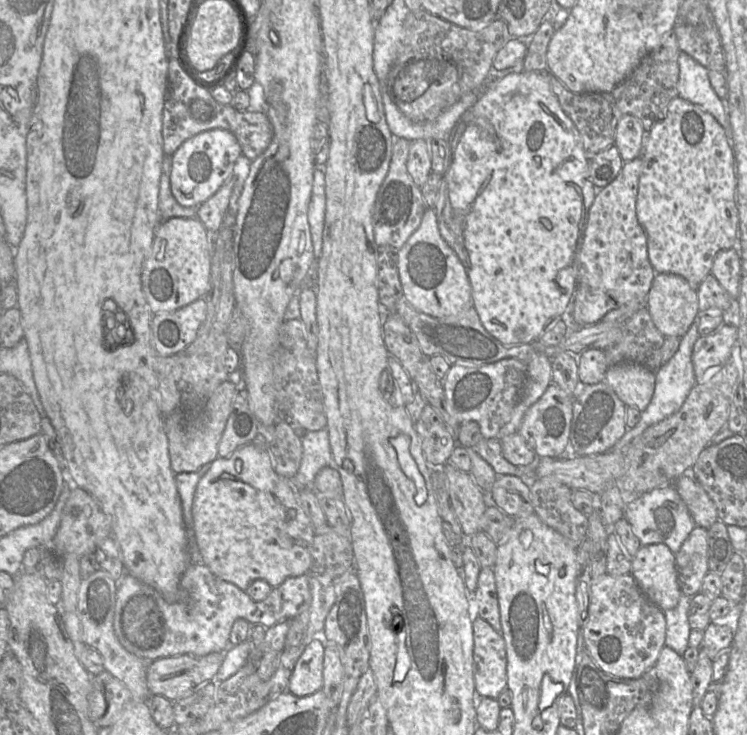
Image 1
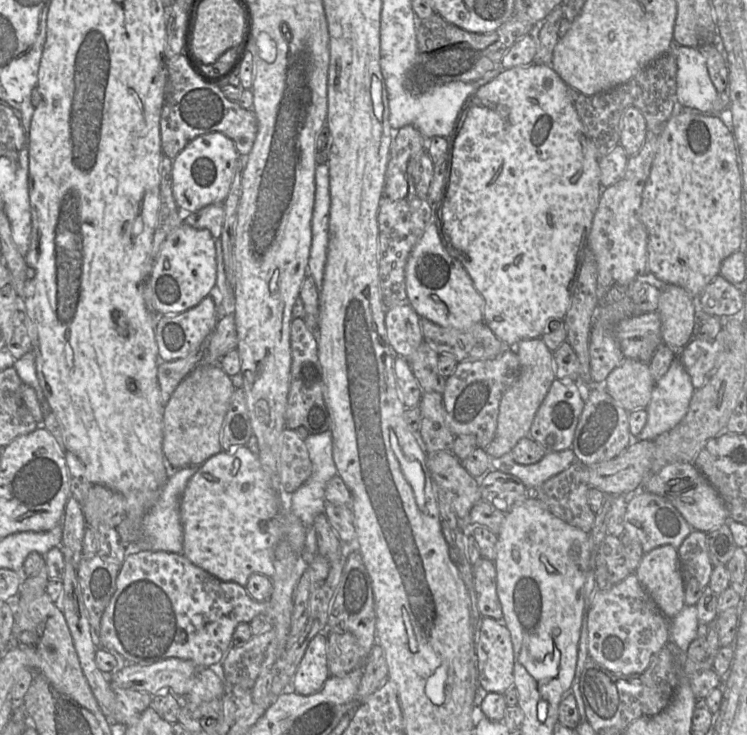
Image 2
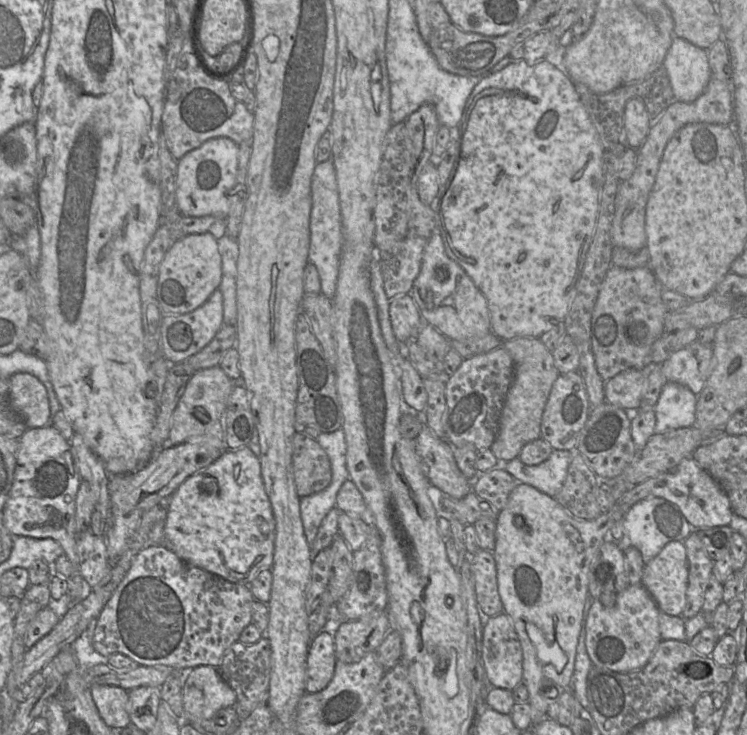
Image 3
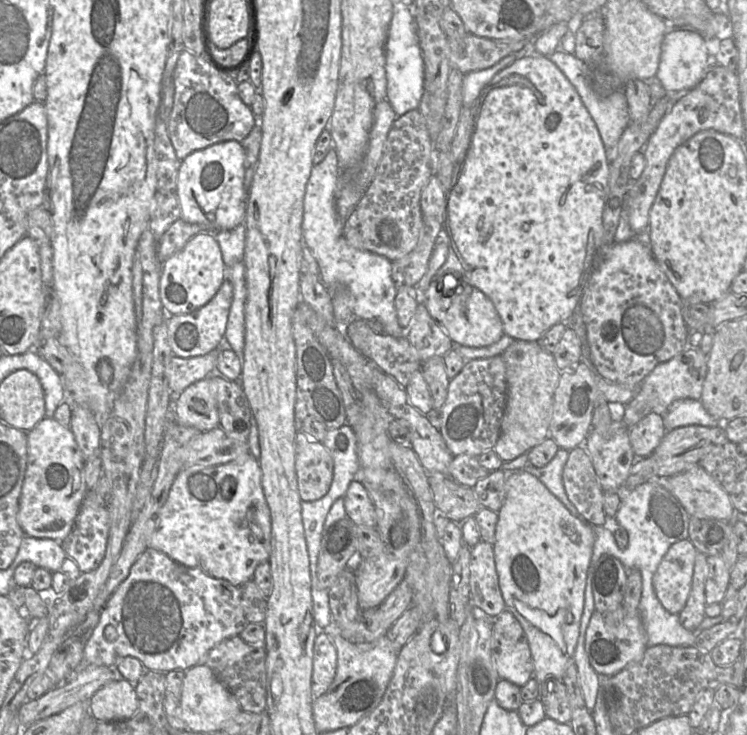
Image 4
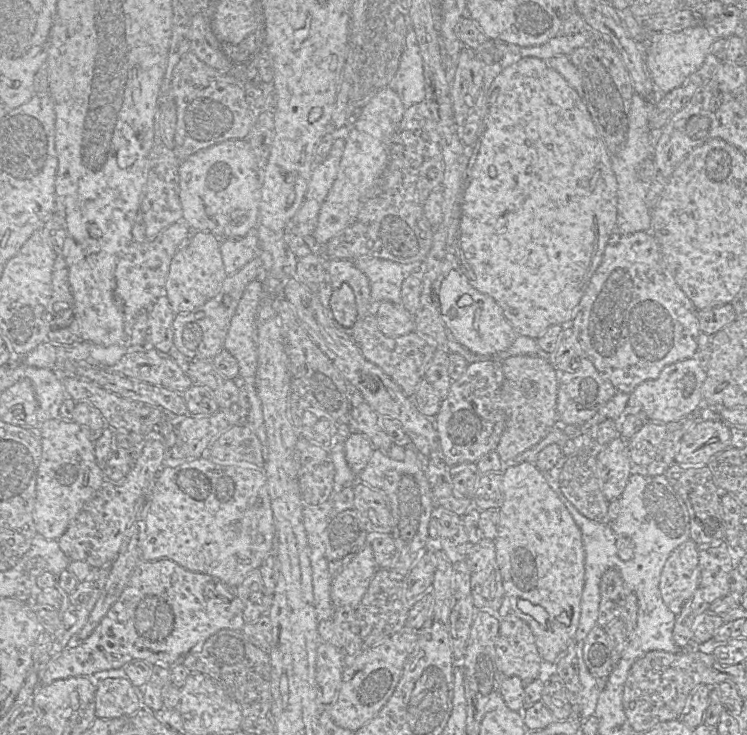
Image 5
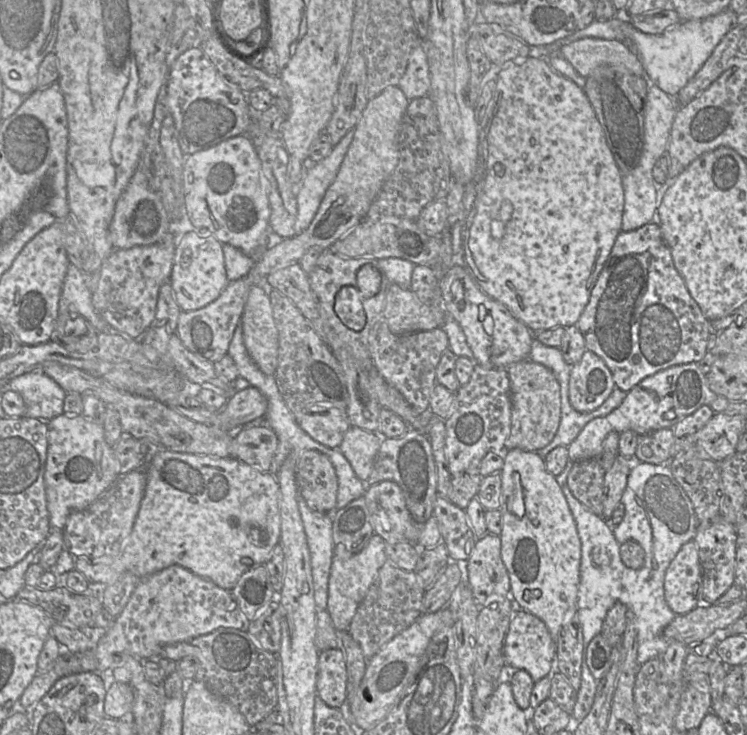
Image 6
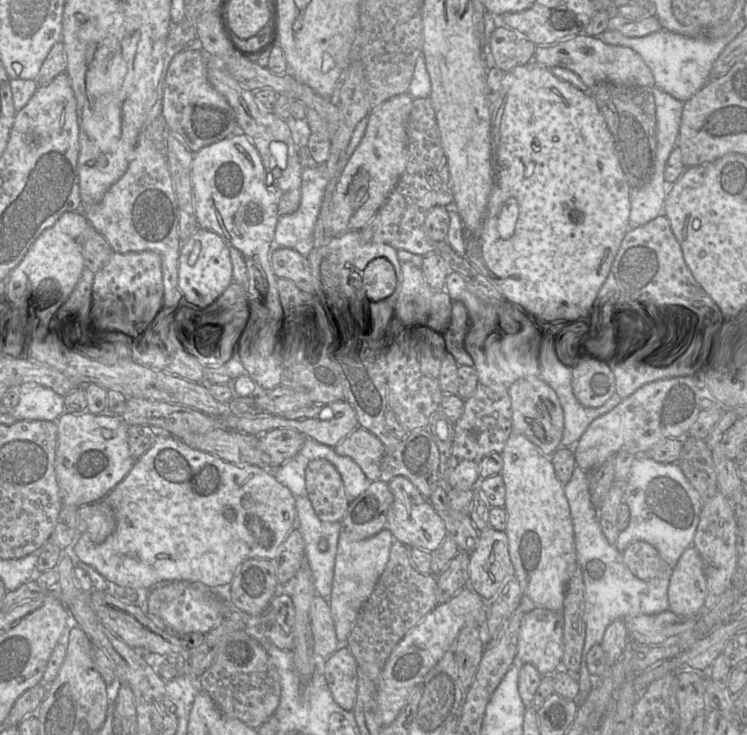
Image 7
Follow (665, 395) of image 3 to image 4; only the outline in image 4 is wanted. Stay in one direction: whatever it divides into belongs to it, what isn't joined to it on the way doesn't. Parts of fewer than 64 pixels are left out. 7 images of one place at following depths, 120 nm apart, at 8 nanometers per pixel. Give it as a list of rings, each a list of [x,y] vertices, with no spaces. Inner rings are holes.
[[[692,399],[675,402],[663,415],[663,422],[667,432],[689,425],[706,427],[724,425],[724,422],[716,420],[706,411],[700,400]]]

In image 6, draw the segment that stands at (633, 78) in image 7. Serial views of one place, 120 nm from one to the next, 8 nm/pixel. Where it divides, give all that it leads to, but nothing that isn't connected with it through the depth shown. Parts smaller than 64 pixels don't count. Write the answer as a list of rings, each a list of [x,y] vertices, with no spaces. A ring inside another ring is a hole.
[[[581,38],[562,46],[559,55],[585,78],[600,65],[613,65],[634,75],[645,76],[645,69],[635,50],[617,40]]]

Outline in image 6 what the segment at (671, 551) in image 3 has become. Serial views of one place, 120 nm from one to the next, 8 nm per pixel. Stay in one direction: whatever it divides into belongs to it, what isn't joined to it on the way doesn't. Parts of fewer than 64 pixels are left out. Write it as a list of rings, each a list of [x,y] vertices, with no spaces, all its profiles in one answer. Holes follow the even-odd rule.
[[[695,542],[682,545],[669,564],[664,579],[664,595],[674,614],[684,615],[702,604],[702,575]]]

